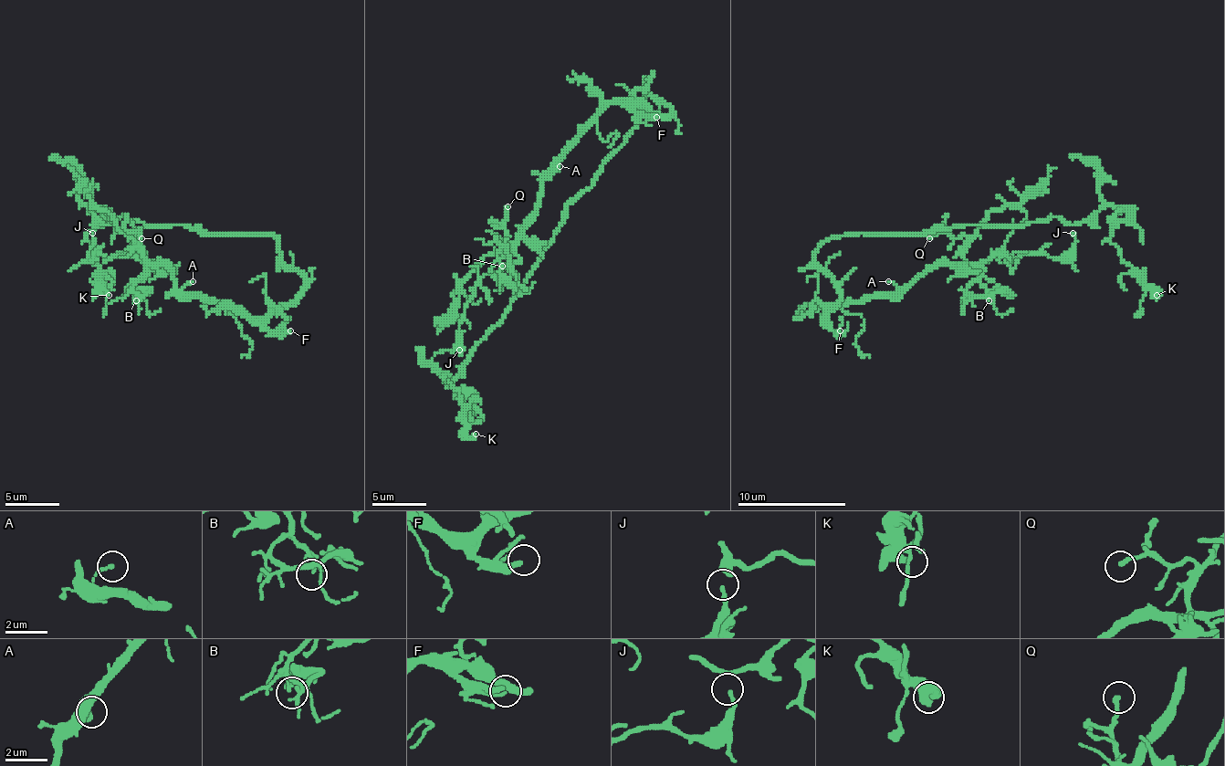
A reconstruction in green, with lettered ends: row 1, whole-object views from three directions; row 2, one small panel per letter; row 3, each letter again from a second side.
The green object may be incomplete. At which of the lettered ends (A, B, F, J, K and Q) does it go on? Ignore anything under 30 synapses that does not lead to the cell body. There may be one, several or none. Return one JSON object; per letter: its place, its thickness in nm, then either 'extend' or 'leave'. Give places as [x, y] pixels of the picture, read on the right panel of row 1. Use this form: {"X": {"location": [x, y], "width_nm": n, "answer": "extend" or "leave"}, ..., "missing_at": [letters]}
{"A": {"location": [888, 281], "width_nm": 160, "answer": "leave"}, "B": {"location": [989, 300], "width_nm": 80, "answer": "leave"}, "F": {"location": [840, 330], "width_nm": 280, "answer": "leave"}, "J": {"location": [1073, 233], "width_nm": 130, "answer": "leave"}, "K": {"location": [1156, 295], "width_nm": 300, "answer": "leave"}, "Q": {"location": [929, 238], "width_nm": 200, "answer": "leave"}, "missing_at": []}

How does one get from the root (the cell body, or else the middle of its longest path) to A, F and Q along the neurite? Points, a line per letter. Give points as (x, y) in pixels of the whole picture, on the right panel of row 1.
A: (837, 236), (829, 238), (815, 255), (840, 295), (823, 317), (845, 303), (888, 298), (896, 289), (888, 281)
F: (837, 236), (818, 249), (815, 260), (840, 295), (829, 314), (829, 325), (837, 333), (840, 330)
Q: (837, 236), (815, 255), (840, 295), (823, 317), (894, 298), (964, 260), (961, 238), (929, 238)

